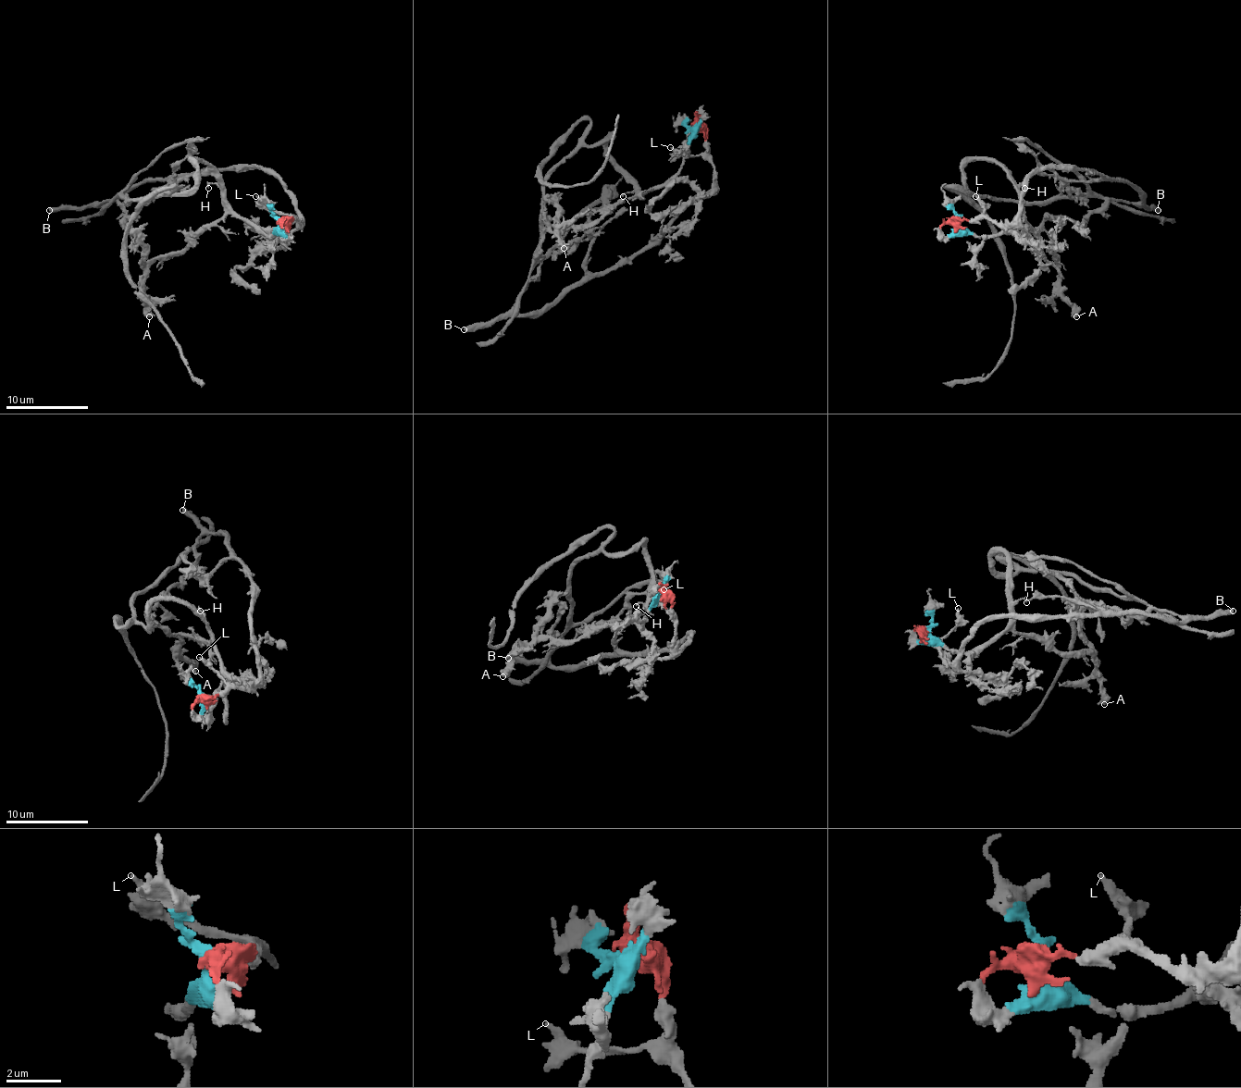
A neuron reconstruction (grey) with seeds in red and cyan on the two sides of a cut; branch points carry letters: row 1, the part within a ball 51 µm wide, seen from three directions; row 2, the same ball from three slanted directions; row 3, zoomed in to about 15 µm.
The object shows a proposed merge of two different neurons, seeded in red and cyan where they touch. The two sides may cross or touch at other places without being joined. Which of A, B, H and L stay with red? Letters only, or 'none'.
B, L

